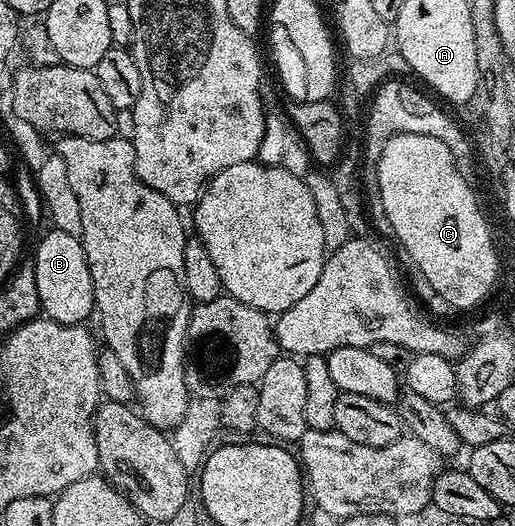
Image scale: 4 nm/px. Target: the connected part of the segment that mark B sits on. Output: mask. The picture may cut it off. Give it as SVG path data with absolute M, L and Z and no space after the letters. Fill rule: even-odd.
M50 230L50 233L38 244L32 253L34 273L36 274L36 294L40 294L38 303L41 315L58 324L87 323L89 316L95 315L94 283L88 270L88 258L82 249L78 236L67 232Z

